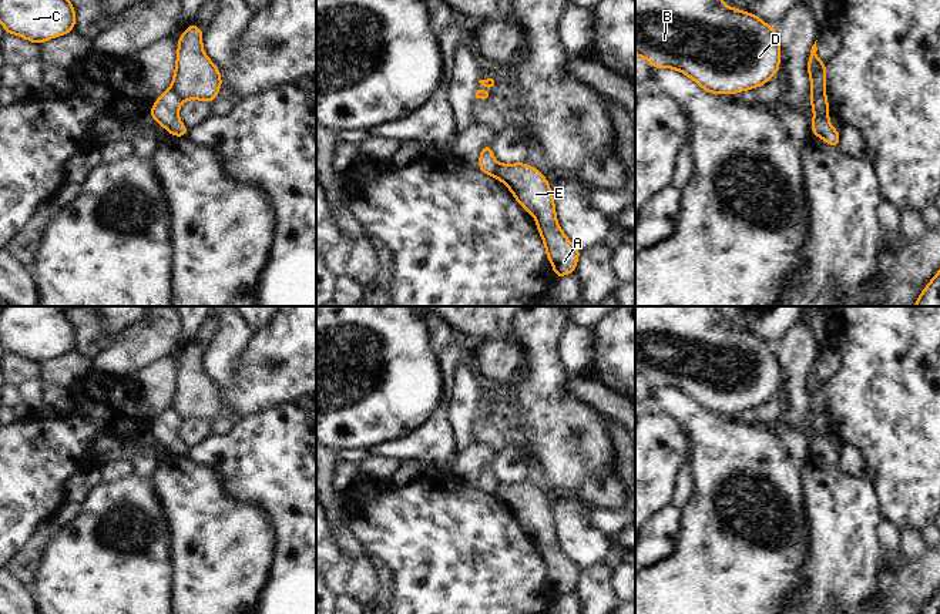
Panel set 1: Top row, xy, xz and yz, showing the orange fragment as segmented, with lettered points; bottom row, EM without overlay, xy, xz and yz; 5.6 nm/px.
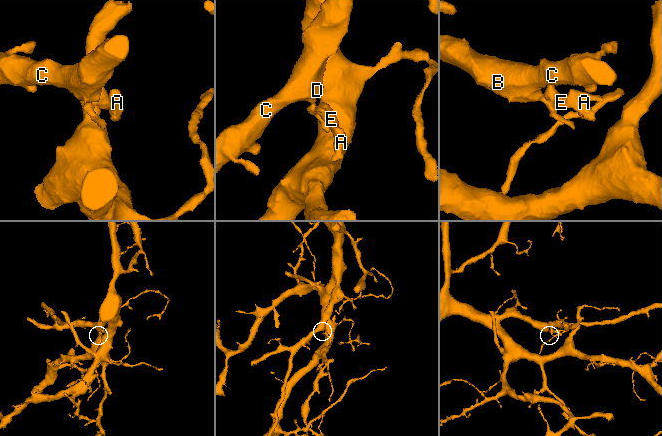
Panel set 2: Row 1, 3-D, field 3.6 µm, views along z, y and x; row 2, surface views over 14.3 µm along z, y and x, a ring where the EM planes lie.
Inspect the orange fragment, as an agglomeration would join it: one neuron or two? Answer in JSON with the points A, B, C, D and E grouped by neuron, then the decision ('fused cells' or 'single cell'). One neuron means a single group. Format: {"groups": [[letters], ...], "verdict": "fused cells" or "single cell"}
{"groups": [["A", "E"], ["B", "C", "D"]], "verdict": "fused cells"}

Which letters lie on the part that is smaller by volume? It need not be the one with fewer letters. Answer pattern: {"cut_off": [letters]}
{"cut_off": ["A", "E"]}

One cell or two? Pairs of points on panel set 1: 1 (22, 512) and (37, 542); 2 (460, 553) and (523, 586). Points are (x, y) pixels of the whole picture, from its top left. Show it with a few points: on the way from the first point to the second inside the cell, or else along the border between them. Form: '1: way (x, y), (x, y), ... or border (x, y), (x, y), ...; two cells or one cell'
1: border (42, 524), (14, 559); two cells
2: way (476, 569), (493, 586), (507, 586); one cell

